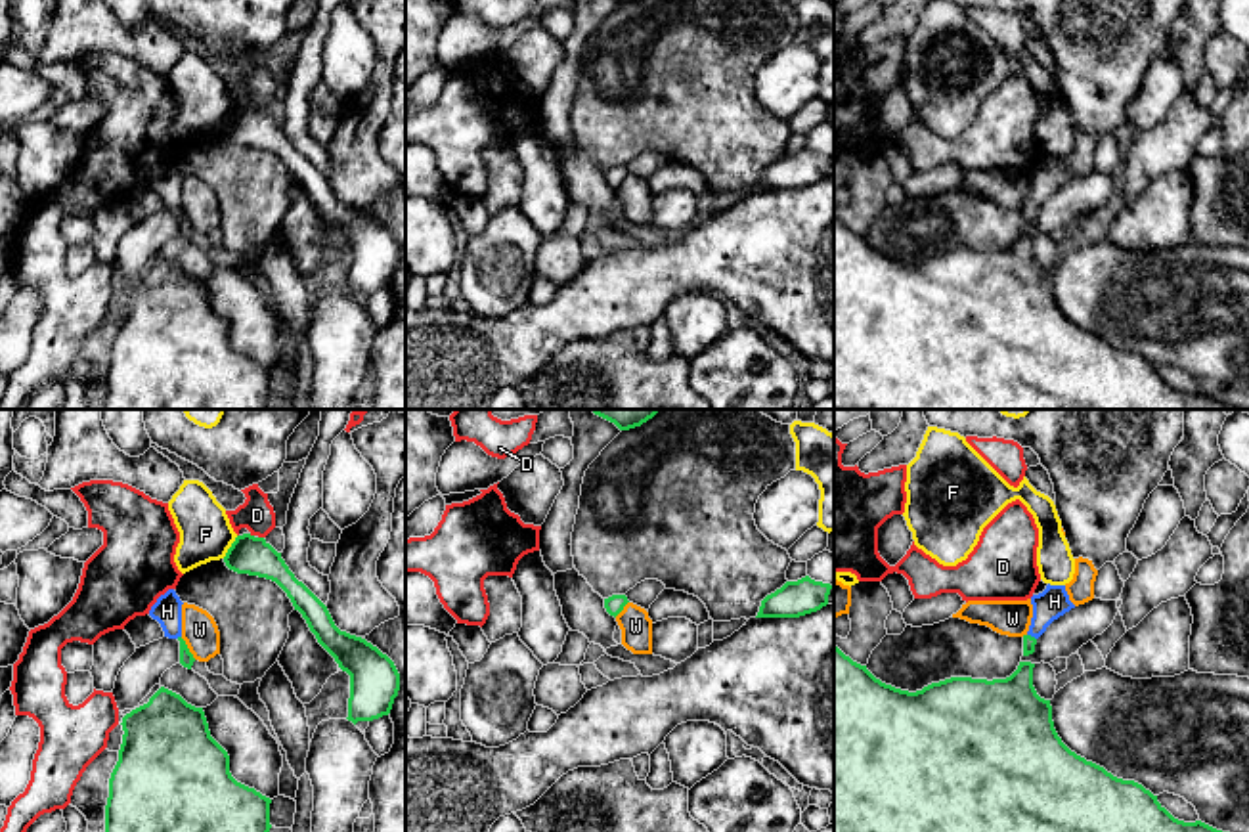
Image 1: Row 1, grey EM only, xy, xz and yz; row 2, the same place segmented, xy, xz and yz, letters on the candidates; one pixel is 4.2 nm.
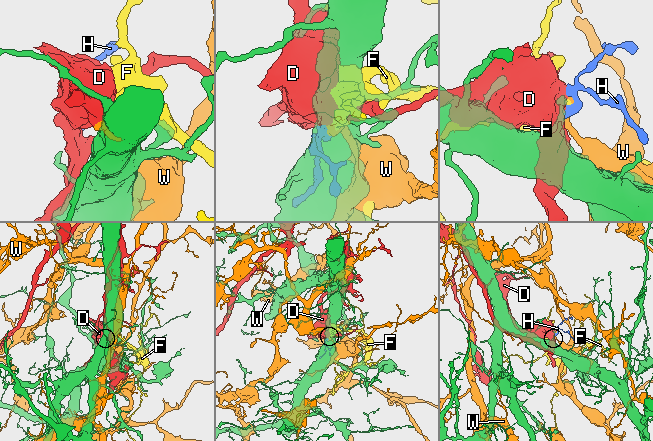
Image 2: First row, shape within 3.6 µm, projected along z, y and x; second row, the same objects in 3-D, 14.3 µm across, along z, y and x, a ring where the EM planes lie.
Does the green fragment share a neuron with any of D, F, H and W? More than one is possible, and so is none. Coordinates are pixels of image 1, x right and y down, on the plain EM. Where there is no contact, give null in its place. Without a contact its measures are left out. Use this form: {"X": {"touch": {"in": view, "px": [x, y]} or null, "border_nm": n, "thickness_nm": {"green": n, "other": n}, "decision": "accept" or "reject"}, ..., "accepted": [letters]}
{"D": {"touch": {"in": "xy", "px": [261, 109]}, "border_nm": 30, "thickness_nm": {"green": 160, "other": 150}, "decision": "reject"}, "F": {"touch": {"in": "xy", "px": [230, 119]}, "border_nm": 120, "thickness_nm": {"green": 160, "other": 220}, "decision": "reject"}, "H": {"touch": {"in": "yz", "px": [1029, 207]}, "border_nm": 50, "thickness_nm": {"green": 50, "other": 130}, "decision": "accept"}, "W": {"touch": {"in": "xy", "px": [188, 220]}, "border_nm": 120, "thickness_nm": {"green": 60, "other": 150}, "decision": "reject"}, "accepted": ["H"]}

